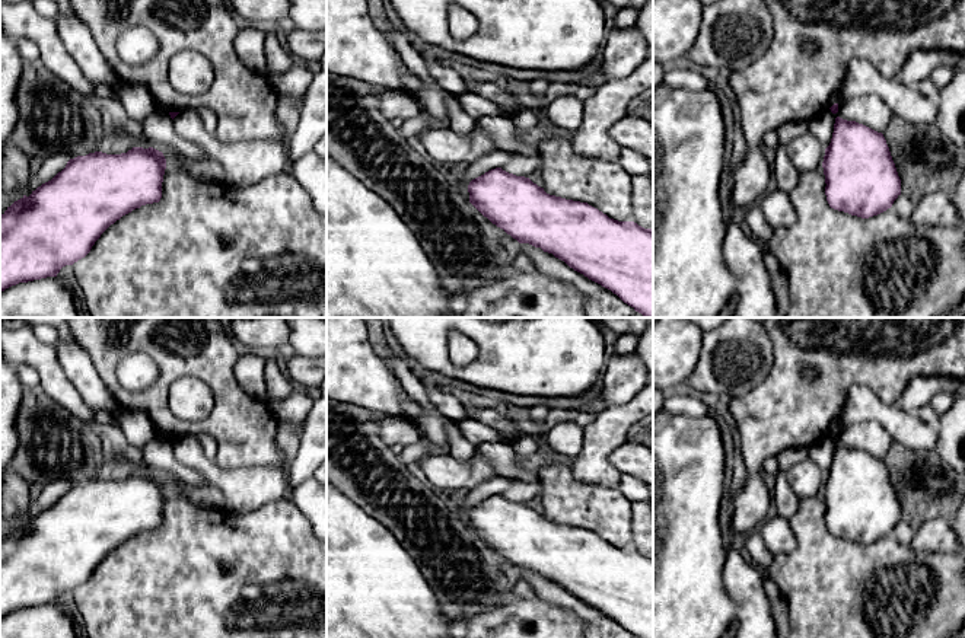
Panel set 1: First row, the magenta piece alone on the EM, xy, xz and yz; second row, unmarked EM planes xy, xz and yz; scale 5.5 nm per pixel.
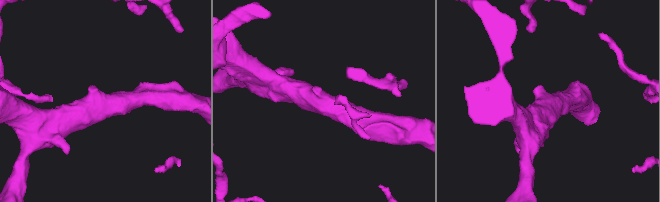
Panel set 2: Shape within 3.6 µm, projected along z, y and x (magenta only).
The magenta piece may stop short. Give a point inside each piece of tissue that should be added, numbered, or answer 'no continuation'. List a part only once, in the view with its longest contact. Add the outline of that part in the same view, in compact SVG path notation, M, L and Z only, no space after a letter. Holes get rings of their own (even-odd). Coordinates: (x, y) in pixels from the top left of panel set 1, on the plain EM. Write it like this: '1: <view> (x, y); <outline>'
1: yz (870, 437); M876 421L854 424L851 427L838 430L837 440L832 440L831 436L825 436L808 447L809 459L812 459L825 475L831 469L837 443L847 447L856 447L878 459L883 459L894 440Z

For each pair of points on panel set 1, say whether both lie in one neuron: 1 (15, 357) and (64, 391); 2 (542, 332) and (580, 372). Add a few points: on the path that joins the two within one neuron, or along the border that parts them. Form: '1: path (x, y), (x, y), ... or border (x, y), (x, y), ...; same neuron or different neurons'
1: path (28, 357), (32, 357), (51, 377); same neuron
2: path (547, 343), (566, 361), (570, 361); same neuron

